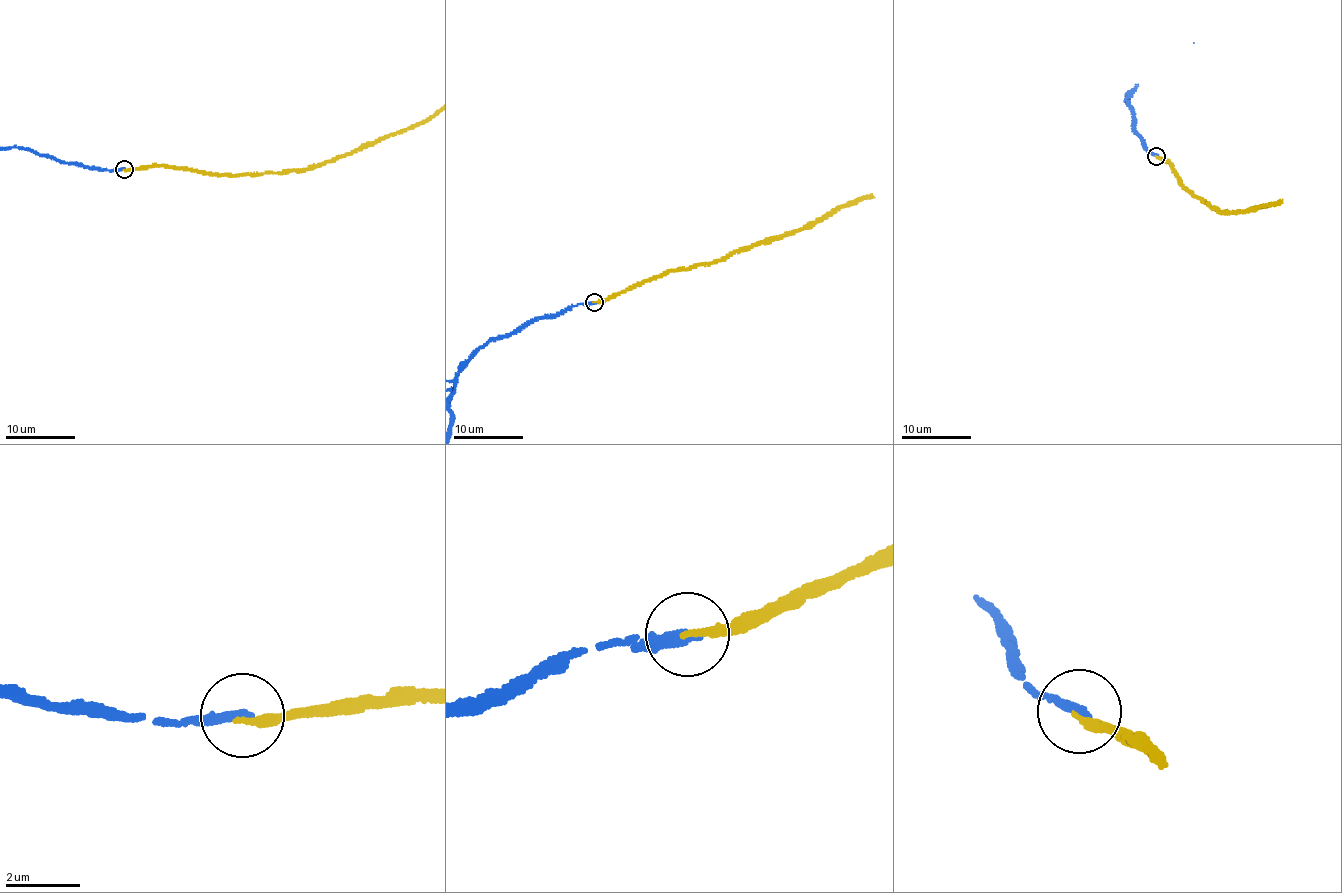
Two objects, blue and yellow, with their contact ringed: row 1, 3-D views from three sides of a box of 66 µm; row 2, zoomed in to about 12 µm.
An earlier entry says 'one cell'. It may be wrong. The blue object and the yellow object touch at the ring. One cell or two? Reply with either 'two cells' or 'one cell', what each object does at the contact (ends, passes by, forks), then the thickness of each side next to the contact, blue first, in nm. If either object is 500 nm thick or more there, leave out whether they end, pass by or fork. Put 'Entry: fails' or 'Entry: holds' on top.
Entry: holds
one cell; blue ends there; yellow ends there; 300 nm thick on the blue side, 240 nm on the other

